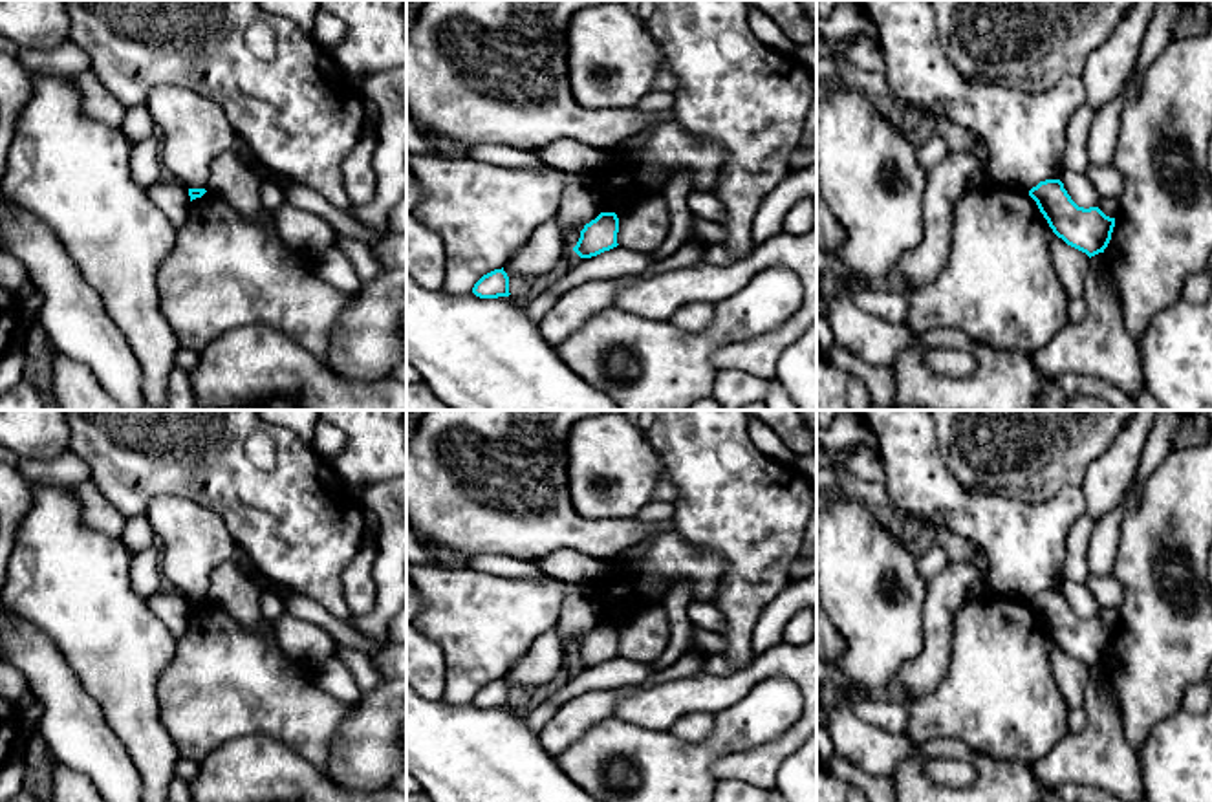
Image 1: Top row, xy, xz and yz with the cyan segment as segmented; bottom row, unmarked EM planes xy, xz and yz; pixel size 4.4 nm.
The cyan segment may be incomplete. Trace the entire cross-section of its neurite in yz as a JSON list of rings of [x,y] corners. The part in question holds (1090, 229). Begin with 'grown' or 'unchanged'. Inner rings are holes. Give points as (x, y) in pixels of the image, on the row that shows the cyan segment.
unchanged | [[[1045,179],[1029,190],[1053,233],[1089,258],[1104,253],[1111,240],[1115,218],[1098,207],[1078,207],[1060,179]]]

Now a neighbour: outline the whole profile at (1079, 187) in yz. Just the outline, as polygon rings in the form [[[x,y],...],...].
[[[1064,168],[1060,174],[1060,181],[1078,207],[1098,207],[1100,196],[1086,174],[1077,174],[1073,170]]]

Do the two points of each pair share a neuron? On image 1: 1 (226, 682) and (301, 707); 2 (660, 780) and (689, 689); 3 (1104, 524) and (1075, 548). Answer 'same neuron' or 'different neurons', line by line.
1: same neuron
2: different neurons
3: different neurons

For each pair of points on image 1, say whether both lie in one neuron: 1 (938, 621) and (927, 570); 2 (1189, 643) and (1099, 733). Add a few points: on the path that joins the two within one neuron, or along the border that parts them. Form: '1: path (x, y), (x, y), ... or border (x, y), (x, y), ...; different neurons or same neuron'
1: border (949, 563), (927, 583); different neurons
2: border (1106, 672), (1117, 702), (1121, 731), (1136, 753); different neurons

